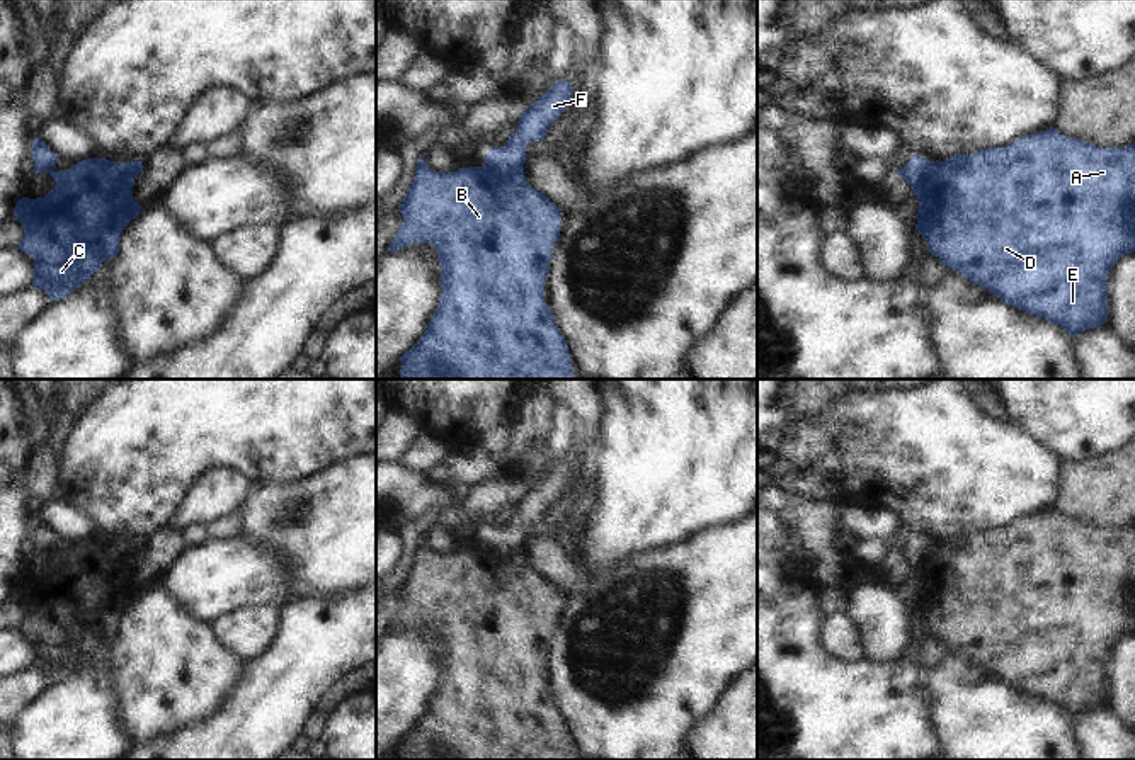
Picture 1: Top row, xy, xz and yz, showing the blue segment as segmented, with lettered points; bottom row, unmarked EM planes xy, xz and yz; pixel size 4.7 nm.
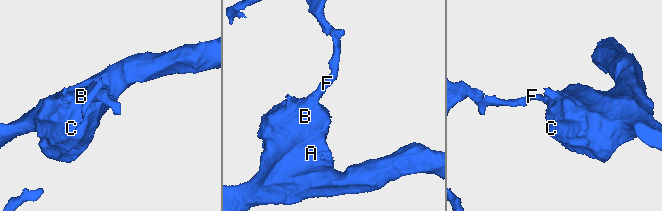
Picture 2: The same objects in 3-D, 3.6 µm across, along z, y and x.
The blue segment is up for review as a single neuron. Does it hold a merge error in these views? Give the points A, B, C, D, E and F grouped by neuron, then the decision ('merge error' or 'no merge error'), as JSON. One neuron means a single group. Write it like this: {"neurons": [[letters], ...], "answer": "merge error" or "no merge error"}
{"neurons": [["A", "B", "C", "D", "E"], ["F"]], "answer": "merge error"}

